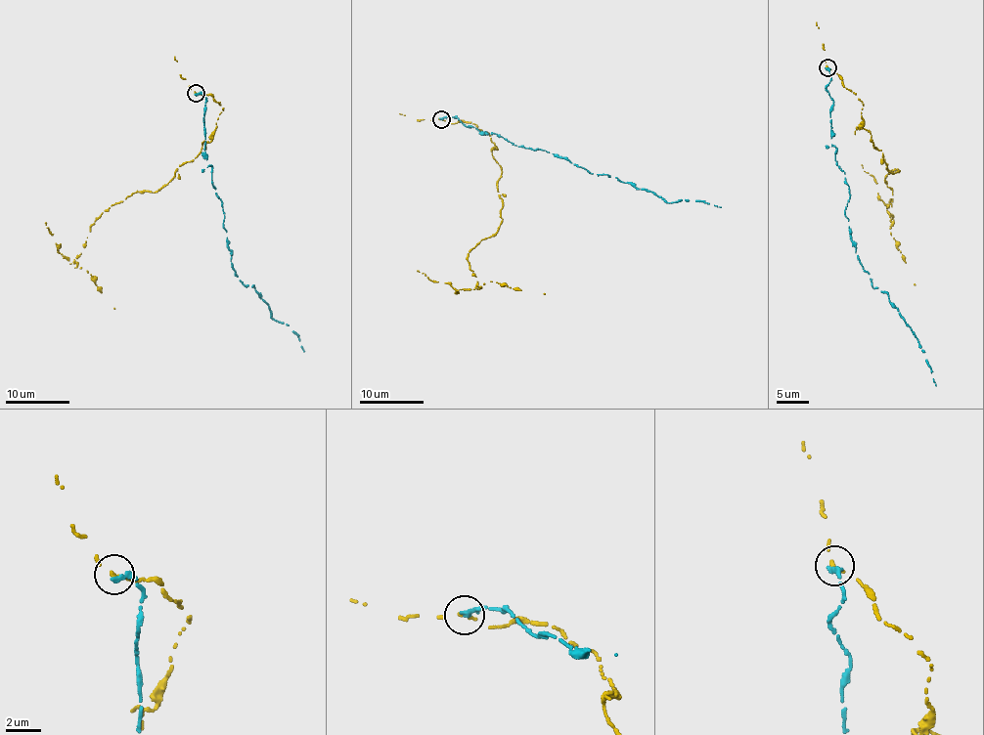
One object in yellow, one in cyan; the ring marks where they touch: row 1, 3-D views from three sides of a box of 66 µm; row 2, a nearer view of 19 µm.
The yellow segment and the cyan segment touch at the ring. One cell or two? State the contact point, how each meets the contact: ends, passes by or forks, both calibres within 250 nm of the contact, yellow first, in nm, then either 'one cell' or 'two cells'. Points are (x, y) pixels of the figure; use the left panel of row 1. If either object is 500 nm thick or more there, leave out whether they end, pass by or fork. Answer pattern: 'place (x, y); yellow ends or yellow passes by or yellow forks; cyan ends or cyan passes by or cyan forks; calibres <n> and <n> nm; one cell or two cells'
place (196, 93); yellow ends; cyan ends; calibres 220 and 320 nm; two cells

